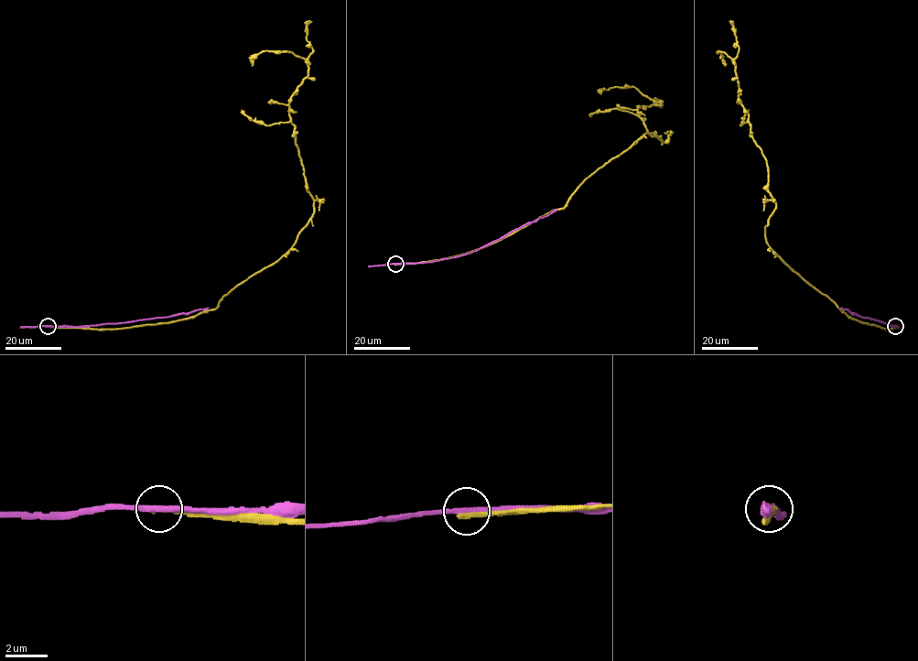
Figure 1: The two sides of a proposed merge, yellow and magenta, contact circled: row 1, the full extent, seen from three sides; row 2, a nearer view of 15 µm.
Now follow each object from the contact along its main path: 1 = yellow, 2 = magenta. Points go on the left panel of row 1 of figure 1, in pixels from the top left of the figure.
1: (48, 326), (117, 329), (193, 318), (293, 246), (314, 211), (289, 112), (308, 63), (262, 51), (252, 65)
2: (48, 326), (124, 322), (166, 318), (208, 308)

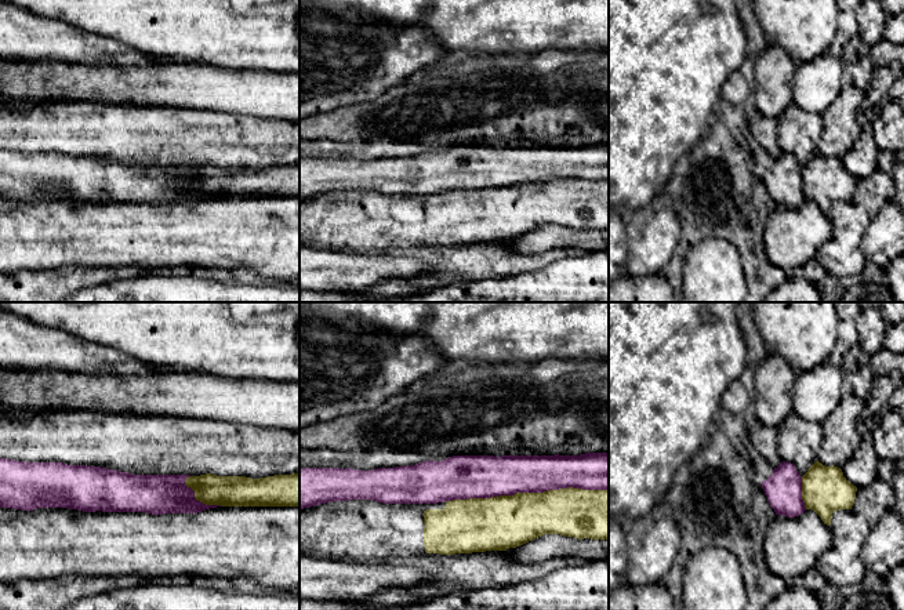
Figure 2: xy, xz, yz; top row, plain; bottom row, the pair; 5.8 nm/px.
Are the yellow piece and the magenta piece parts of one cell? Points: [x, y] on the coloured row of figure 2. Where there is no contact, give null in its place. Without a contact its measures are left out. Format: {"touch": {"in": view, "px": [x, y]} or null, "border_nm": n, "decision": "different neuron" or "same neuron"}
{"touch": {"in": "xz", "px": [526, 493]}, "border_nm": 950, "decision": "different neuron"}

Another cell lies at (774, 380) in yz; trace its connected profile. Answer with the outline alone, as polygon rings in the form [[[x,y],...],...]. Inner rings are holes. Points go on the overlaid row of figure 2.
[[[777,353],[767,356],[755,368],[754,411],[769,428],[778,428],[795,407],[796,373]]]

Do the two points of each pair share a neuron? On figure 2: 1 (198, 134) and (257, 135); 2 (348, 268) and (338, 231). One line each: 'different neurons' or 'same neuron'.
1: same neuron
2: different neurons

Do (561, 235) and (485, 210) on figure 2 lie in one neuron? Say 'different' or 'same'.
different

